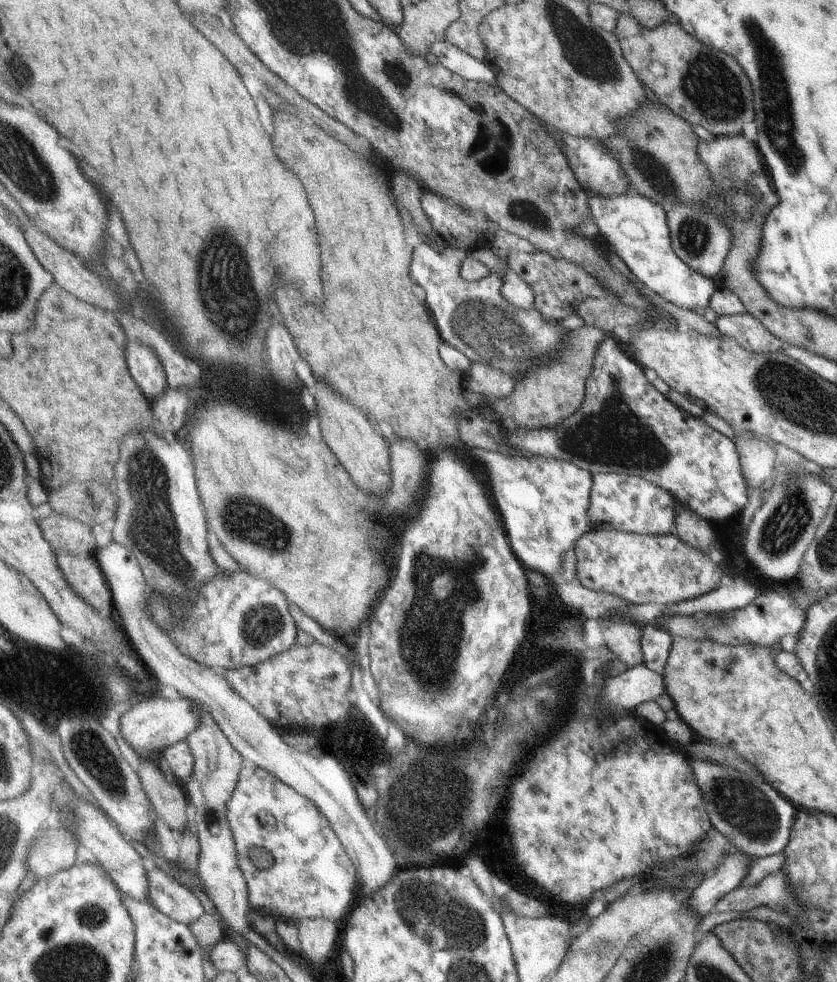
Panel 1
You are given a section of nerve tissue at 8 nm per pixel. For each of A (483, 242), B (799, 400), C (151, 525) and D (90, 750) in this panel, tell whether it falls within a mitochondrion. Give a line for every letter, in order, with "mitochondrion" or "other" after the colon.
A: other
B: mitochondrion
C: mitochondrion
D: mitochondrion

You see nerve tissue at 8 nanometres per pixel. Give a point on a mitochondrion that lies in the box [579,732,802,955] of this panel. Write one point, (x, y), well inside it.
(752, 815)

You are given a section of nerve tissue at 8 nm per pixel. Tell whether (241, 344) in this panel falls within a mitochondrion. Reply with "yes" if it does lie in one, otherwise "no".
yes

